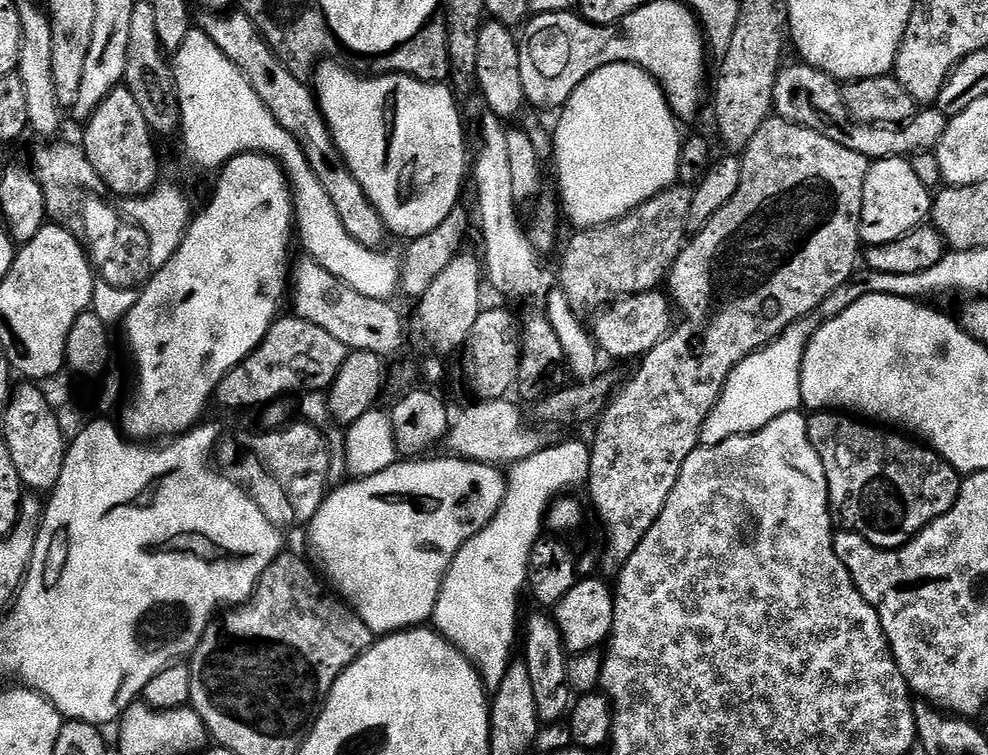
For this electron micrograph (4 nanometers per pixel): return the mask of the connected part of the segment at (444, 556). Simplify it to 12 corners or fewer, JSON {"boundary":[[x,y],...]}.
{"boundary":[[404,460],[311,521],[345,597],[403,630],[496,516],[497,465]]}

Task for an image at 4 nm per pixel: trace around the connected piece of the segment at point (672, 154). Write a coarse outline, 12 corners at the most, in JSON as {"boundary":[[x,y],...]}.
{"boundary":[[636,62],[567,101],[572,220],[681,179],[681,121]]}

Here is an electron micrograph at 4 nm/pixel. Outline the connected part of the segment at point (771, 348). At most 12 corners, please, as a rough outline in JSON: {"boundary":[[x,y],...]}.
{"boundary":[[805,318],[731,372],[705,424],[717,444],[801,407]]}

